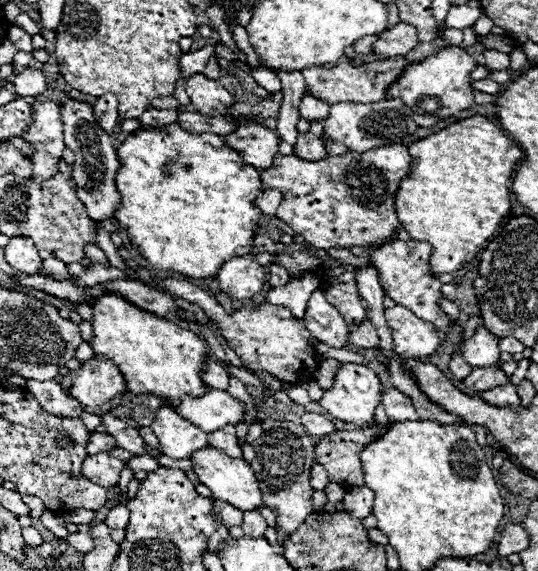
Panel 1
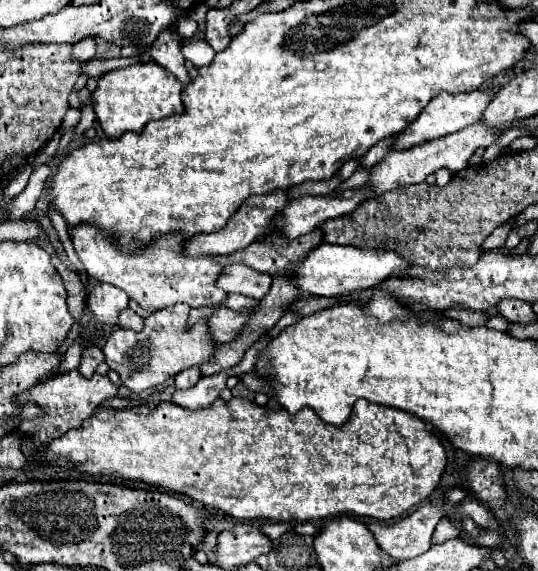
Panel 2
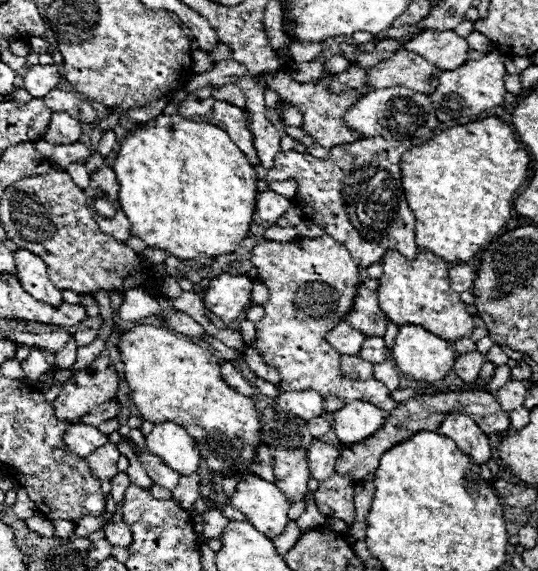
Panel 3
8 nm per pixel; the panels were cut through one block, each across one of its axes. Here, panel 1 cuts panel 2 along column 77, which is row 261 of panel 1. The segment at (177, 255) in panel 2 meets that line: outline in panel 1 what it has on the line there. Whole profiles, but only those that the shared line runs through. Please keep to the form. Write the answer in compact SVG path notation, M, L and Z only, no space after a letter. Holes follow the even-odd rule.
M250 254L238 256L224 262L216 280L220 292L228 294L230 298L254 298L264 288L264 268L256 264Z

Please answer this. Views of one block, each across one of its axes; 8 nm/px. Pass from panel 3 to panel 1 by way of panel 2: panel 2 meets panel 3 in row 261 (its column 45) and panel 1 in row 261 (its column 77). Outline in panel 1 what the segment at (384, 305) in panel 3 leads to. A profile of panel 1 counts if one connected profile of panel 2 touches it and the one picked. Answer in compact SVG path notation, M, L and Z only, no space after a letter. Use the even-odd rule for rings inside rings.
M394 240L390 244L384 244L376 252L372 252L370 264L378 270L378 280L388 298L392 298L396 304L404 308L410 308L410 312L414 312L420 320L426 320L436 328L448 328L448 326L454 326L454 320L446 316L438 306L438 300L442 298L442 292L440 292L442 282L432 274L428 266L430 252L432 248L426 242Z

